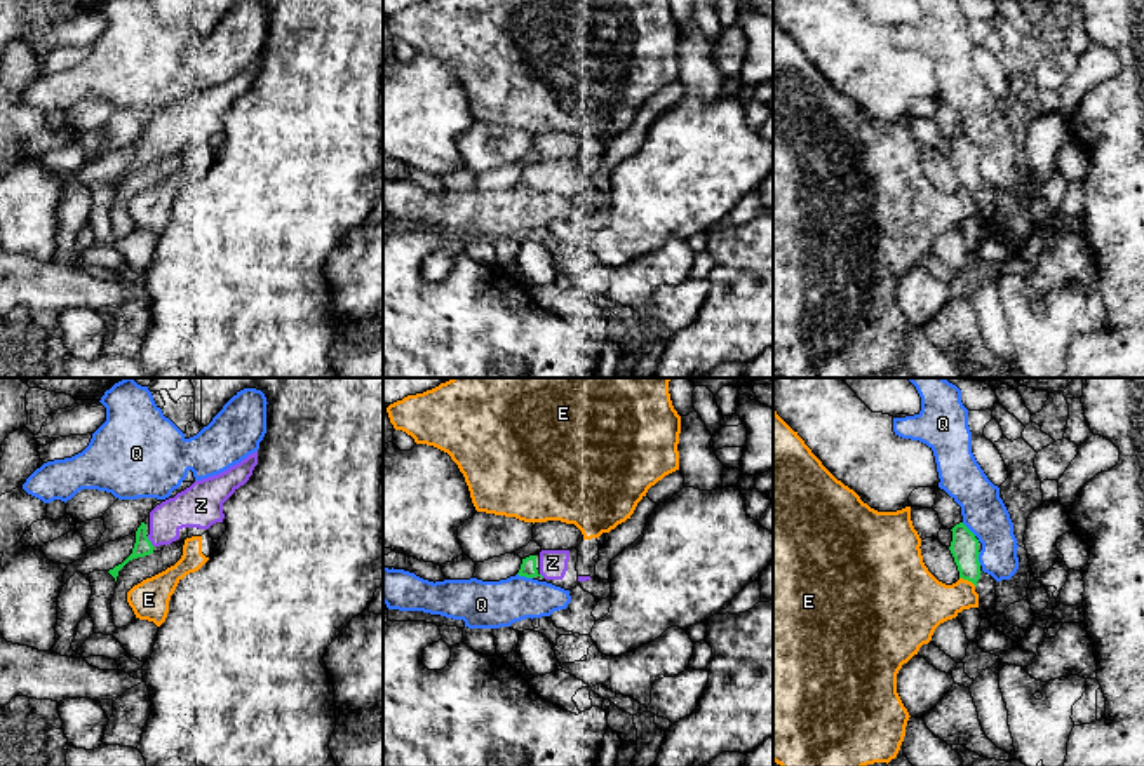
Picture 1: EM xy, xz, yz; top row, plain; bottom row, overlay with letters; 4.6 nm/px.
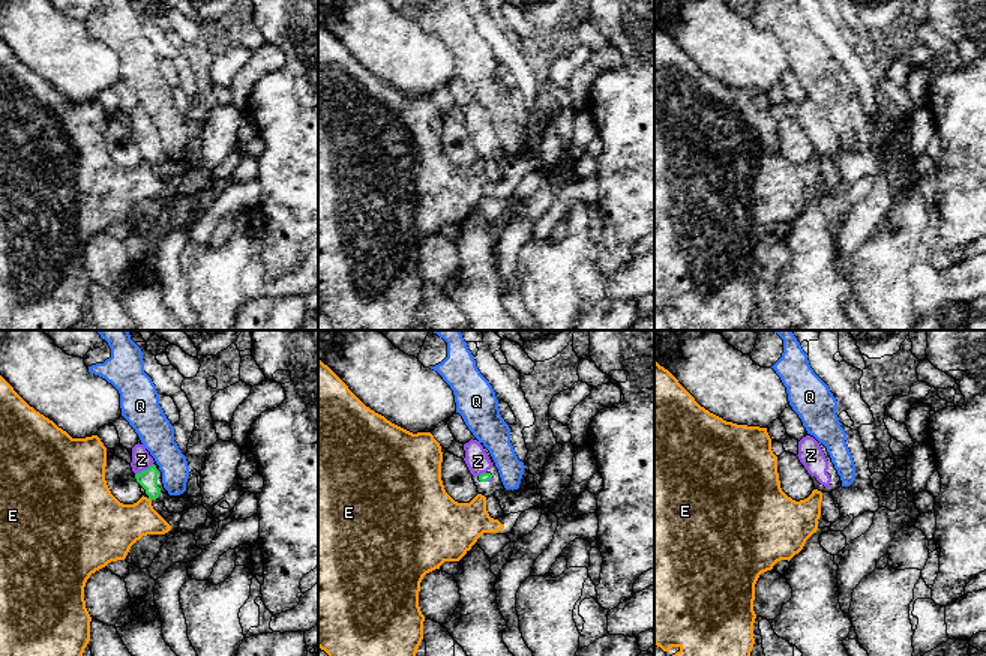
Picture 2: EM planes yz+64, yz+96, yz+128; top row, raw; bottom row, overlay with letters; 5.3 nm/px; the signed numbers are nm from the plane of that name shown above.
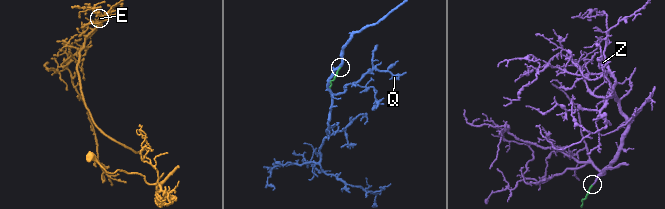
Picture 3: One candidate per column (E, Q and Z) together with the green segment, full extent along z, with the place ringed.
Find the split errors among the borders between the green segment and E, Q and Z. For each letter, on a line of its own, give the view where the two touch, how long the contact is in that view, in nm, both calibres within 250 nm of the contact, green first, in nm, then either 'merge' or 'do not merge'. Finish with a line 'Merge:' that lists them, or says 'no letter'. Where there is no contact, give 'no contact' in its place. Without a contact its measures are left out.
E: yz | 90 nm | 130/280 nm | do not merge
Q: xz | 80 nm | 80/220 nm | do not merge
Z: xy | 70 nm | 80/180 nm | merge
Merge: Z

